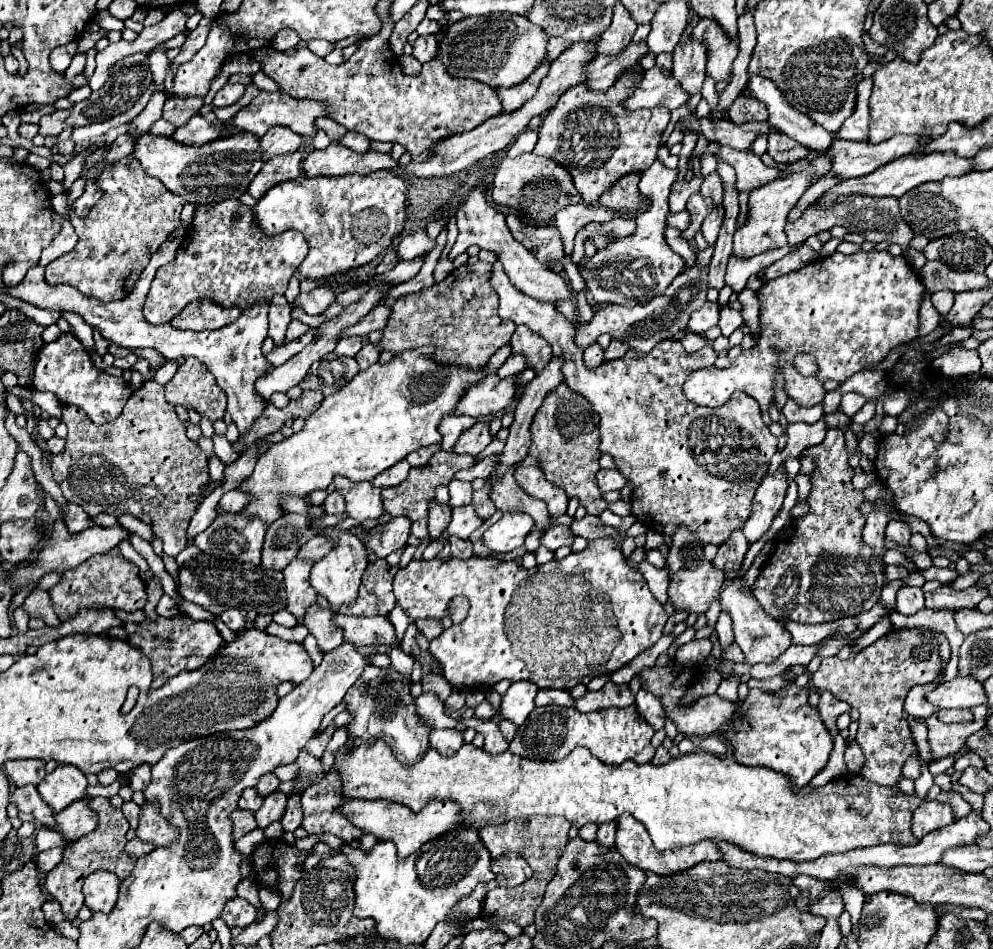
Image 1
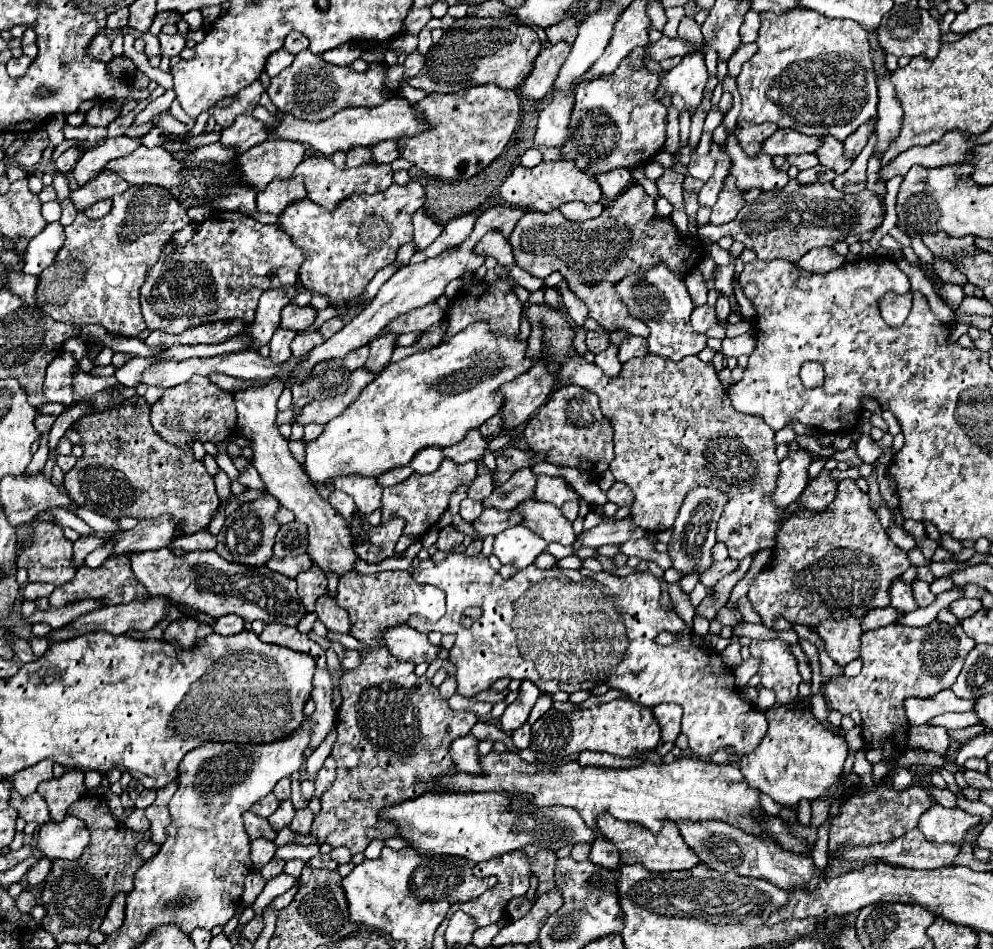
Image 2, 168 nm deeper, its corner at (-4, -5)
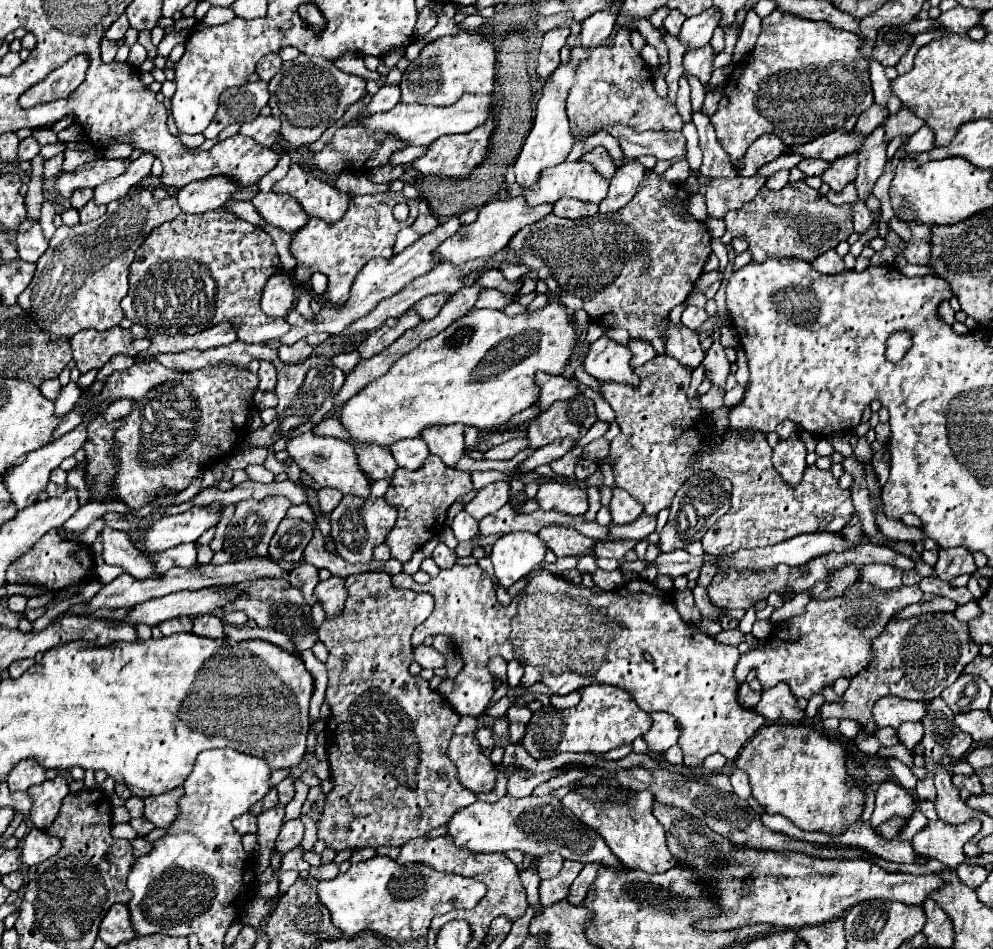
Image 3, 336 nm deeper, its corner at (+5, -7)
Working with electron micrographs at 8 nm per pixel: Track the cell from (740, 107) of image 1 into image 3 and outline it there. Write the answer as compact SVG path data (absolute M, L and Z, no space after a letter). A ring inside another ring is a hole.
M765 134L759 136L745 152L745 160L741 160L741 168L737 170L739 176L753 176L757 172L759 166L775 160L777 156L781 156L785 152L785 144L773 136L773 134Z

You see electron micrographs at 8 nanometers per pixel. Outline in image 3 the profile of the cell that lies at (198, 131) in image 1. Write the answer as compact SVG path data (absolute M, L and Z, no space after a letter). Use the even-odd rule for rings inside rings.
M257 116L255 120L245 122L239 130L239 134L253 138L261 146L267 146L267 148L271 148L275 142L279 142L277 132L279 132L279 120L273 118L273 116L267 116L267 118Z

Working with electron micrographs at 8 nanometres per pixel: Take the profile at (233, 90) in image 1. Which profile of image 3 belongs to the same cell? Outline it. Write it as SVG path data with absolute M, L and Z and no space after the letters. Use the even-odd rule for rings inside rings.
M257 80L239 88L229 88L219 98L219 108L211 124L205 128L205 138L217 138L217 134L229 124L243 124L259 116L259 110L267 104L267 82Z

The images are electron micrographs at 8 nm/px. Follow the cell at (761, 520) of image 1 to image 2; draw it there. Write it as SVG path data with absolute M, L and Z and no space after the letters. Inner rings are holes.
M798 448L796 452L790 452L780 462L780 476L778 476L778 486L774 492L776 506L786 508L802 494L802 490L808 484L808 466L812 462L814 458L806 448Z

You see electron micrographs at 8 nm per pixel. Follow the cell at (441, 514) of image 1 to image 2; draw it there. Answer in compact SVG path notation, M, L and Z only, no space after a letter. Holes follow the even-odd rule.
M446 526L440 530L440 538L436 542L436 548L438 550L452 550L456 544L462 544L464 536L462 532L456 532L452 526Z

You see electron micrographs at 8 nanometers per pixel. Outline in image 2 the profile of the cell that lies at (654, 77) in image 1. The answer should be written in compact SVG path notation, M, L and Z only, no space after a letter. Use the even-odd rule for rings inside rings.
M702 52L688 54L676 68L662 76L662 84L658 88L656 98L662 100L664 96L680 94L686 100L686 104L696 110L704 96L704 86L708 78L710 76L704 64L704 54Z

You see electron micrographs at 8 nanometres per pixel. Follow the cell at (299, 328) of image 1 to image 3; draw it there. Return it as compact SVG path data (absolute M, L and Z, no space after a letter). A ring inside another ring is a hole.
M299 340L291 346L281 346L279 348L279 358L283 364L297 364L305 358L309 358L313 352L313 346L309 346L305 340Z

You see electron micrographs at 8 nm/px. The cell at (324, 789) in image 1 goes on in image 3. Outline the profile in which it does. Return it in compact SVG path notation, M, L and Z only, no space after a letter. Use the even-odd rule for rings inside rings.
M361 572L361 574L351 574L345 578L345 588L347 588L347 600L345 600L345 608L339 616L335 616L333 620L325 620L317 634L319 640L327 646L329 650L329 660L327 660L327 672L329 672L329 684L327 684L327 692L325 692L325 700L331 706L331 714L327 718L327 726L325 726L325 738L327 738L327 760L329 760L329 768L331 768L331 792L325 798L325 808L321 814L321 820L317 822L317 838L325 840L327 848L341 852L341 850L359 850L359 848L377 848L377 846L405 846L409 840L425 836L429 830L443 826L459 808L465 808L469 804L473 804L477 800L475 792L469 792L459 780L457 780L457 770L455 764L447 758L445 750L449 740L453 738L453 730L459 722L459 714L453 712L453 708L449 706L449 702L439 696L435 690L429 688L429 682L423 680L421 676L413 676L409 674L409 664L413 662L413 646L411 646L411 632L415 626L419 626L431 612L433 612L433 596L425 594L425 592L413 592L413 590L405 590L405 588L395 588L391 584L391 576L385 572Z

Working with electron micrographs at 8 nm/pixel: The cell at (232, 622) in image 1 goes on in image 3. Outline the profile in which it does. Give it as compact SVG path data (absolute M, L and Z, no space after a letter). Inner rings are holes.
M213 614L197 616L197 618L193 618L193 634L205 636L205 638L223 638L225 636L223 620Z

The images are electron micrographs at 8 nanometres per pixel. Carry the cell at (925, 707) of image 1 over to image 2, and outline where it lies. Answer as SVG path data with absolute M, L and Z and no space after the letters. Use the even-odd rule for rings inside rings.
M924 724L918 728L910 728L906 744L908 748L924 748L928 752L946 756L946 750L950 746L950 736L946 734L946 728Z

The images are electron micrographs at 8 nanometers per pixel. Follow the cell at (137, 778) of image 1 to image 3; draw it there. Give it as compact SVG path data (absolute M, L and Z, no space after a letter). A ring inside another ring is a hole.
M137 796L129 798L129 800L125 802L125 808L129 810L131 818L139 818L139 816L143 816L143 800L137 798Z

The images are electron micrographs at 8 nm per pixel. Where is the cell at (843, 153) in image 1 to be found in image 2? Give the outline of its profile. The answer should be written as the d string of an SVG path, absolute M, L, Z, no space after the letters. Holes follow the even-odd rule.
M960 130L946 132L940 142L930 146L914 146L900 154L894 162L890 162L886 168L880 170L880 176L884 180L890 180L898 174L906 174L914 164L920 164L924 168L940 168L946 164L962 164L970 158L974 150L974 142L964 136Z

